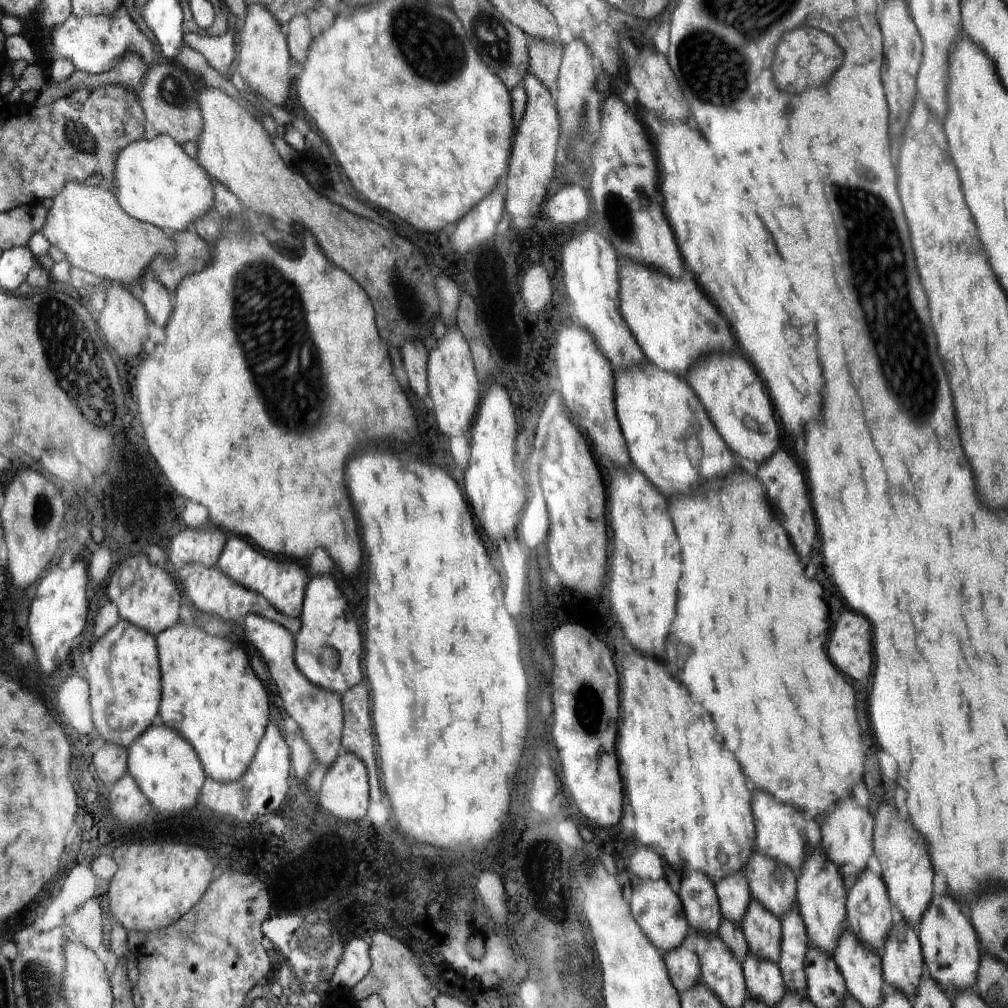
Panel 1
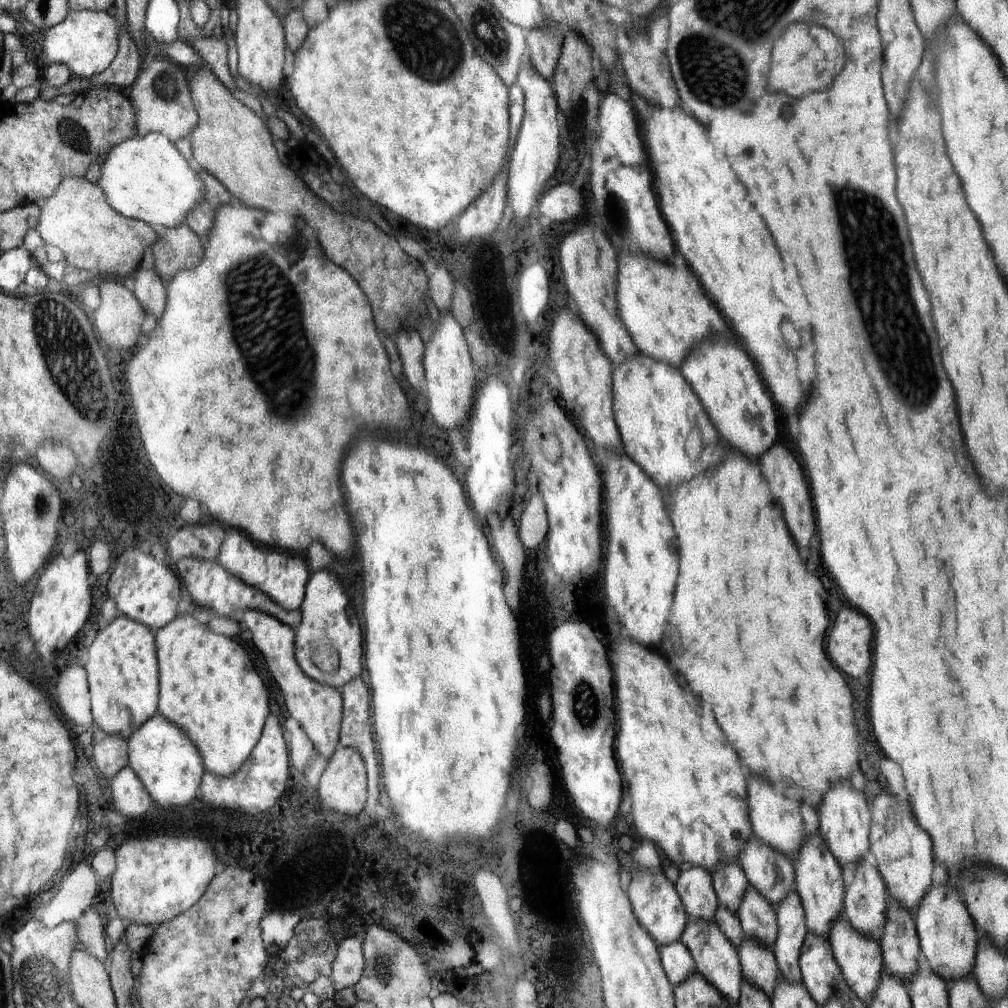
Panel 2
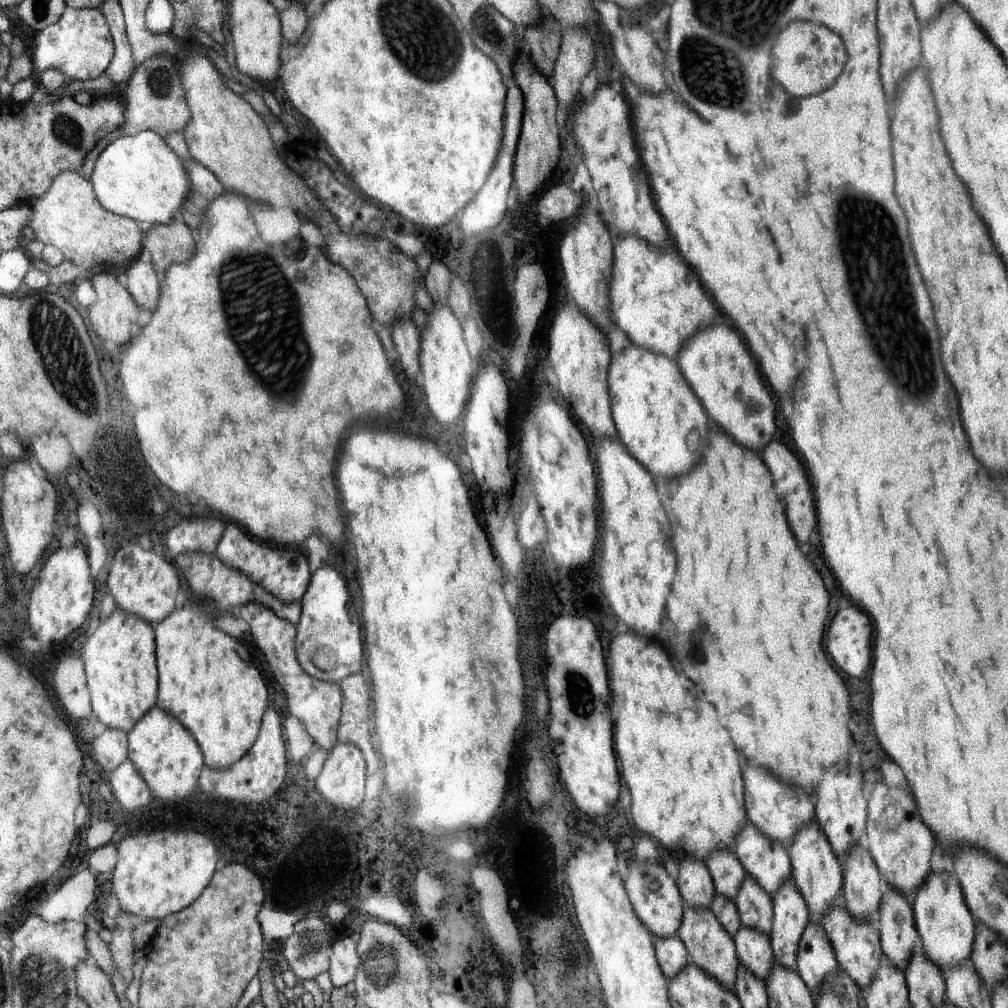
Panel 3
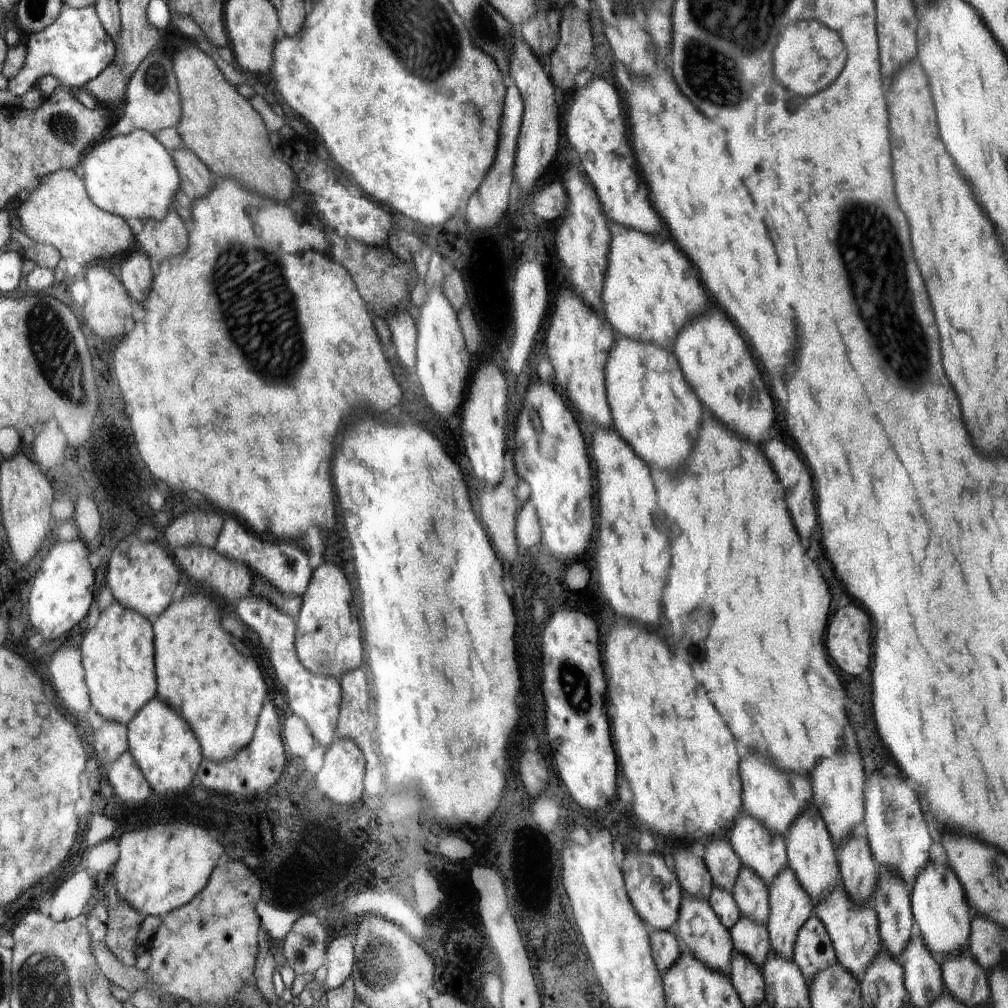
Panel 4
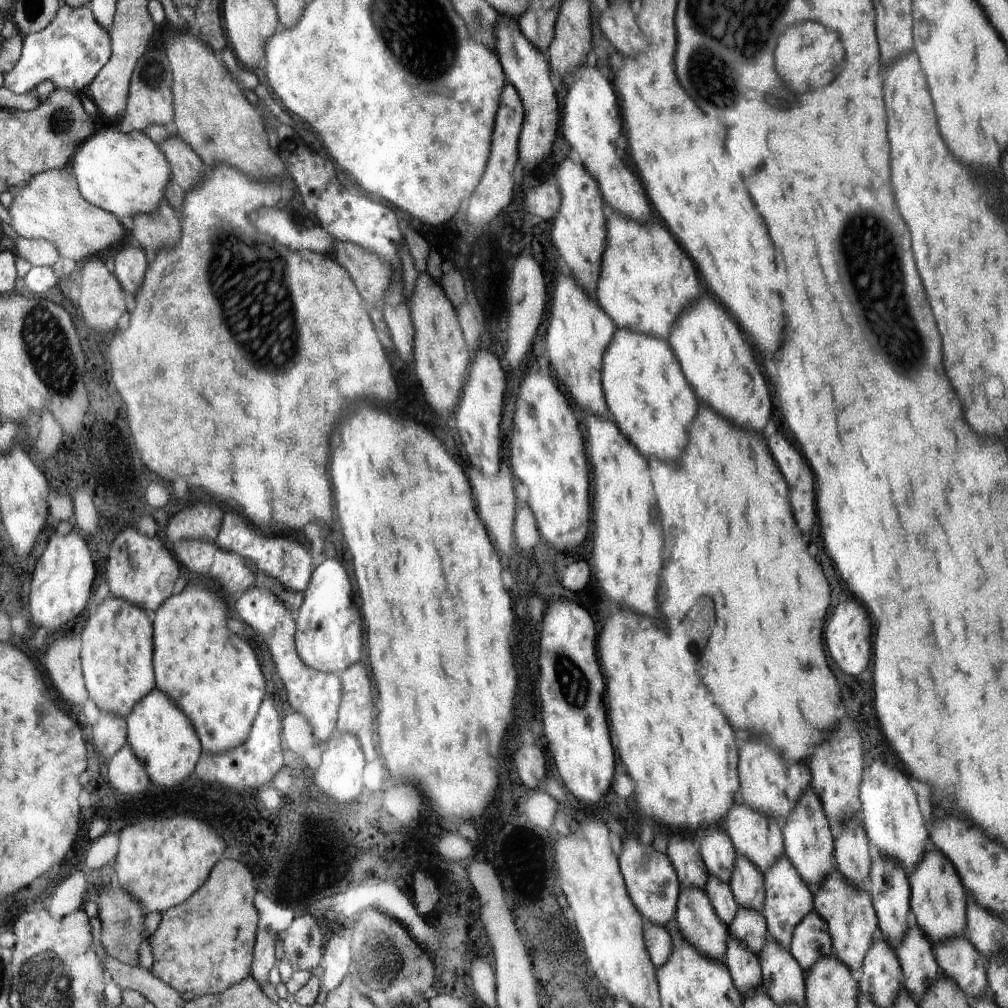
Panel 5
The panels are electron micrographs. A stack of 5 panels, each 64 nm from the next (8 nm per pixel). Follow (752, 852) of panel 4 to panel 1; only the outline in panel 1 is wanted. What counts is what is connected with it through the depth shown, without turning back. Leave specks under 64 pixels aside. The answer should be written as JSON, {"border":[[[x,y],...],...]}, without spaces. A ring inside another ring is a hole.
{"border":[[[754,850],[743,865],[751,896],[780,918],[797,899],[797,873],[780,861]]]}

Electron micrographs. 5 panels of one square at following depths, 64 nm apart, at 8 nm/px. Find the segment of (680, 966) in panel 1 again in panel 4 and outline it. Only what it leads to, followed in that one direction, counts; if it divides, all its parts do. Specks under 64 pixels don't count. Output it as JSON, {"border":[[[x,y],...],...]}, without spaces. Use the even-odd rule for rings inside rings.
{"border":[[[650,930],[650,952],[656,962],[656,968],[663,975],[680,960],[680,952],[684,950],[675,931]]]}

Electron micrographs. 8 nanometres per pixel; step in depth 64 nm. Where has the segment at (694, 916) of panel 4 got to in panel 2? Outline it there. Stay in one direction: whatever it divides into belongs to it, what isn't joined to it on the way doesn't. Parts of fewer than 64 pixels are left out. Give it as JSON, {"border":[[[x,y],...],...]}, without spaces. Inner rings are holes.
{"border":[[[687,914],[687,924],[680,941],[688,948],[695,969],[705,980],[708,980],[723,996],[737,1002],[740,997],[740,982],[743,971],[739,962],[737,948],[722,933],[714,921],[694,919]]]}

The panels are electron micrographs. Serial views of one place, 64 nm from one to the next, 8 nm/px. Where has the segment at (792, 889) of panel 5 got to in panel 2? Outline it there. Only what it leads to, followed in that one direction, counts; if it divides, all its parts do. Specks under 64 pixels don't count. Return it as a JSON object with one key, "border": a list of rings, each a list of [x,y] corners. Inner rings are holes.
{"border":[[[790,890],[785,898],[775,906],[777,936],[773,954],[781,976],[788,981],[802,981],[799,968],[800,948],[805,935],[806,916],[801,899],[795,890]]]}

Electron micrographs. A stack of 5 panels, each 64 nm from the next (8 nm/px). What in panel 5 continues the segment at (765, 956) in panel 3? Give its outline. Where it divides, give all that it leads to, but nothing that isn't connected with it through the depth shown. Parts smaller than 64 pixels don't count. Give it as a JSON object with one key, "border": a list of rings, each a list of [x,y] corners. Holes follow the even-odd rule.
{"border":[[[738,907],[736,918],[730,924],[729,936],[734,940],[740,940],[752,950],[754,954],[760,954],[766,942],[769,941],[769,932],[763,915],[756,910],[746,910]]]}

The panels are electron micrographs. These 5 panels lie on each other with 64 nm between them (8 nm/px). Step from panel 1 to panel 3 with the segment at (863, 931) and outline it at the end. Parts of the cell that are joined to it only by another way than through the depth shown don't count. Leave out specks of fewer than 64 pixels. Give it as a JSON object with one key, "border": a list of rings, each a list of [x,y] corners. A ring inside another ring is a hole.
{"border":[[[860,844],[852,848],[848,858],[844,858],[841,863],[846,864],[841,899],[846,912],[862,924],[875,921],[876,925],[884,877],[874,859],[865,844]]]}

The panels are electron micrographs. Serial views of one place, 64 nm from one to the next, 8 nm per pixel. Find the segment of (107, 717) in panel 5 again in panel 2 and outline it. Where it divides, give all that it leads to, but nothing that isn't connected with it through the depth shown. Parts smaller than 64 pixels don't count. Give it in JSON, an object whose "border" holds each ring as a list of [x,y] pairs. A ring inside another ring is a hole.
{"border":[[[108,735],[94,745],[94,762],[104,778],[110,781],[129,764],[127,740],[119,735]]]}

